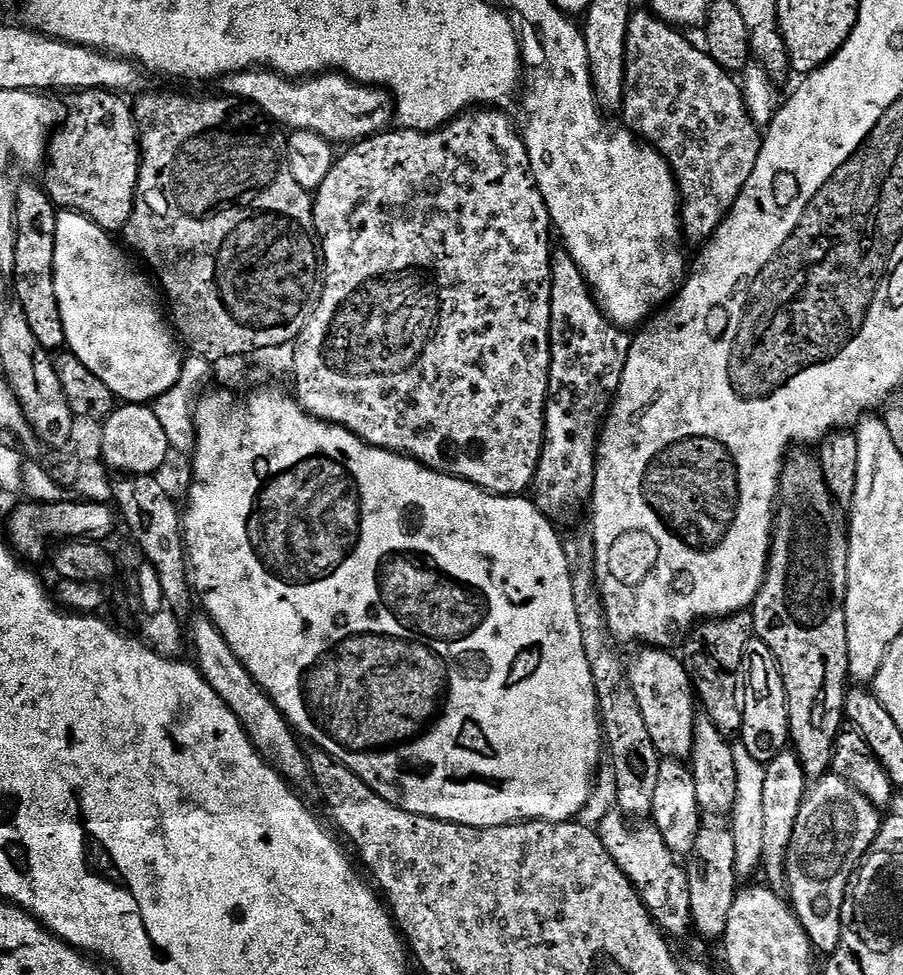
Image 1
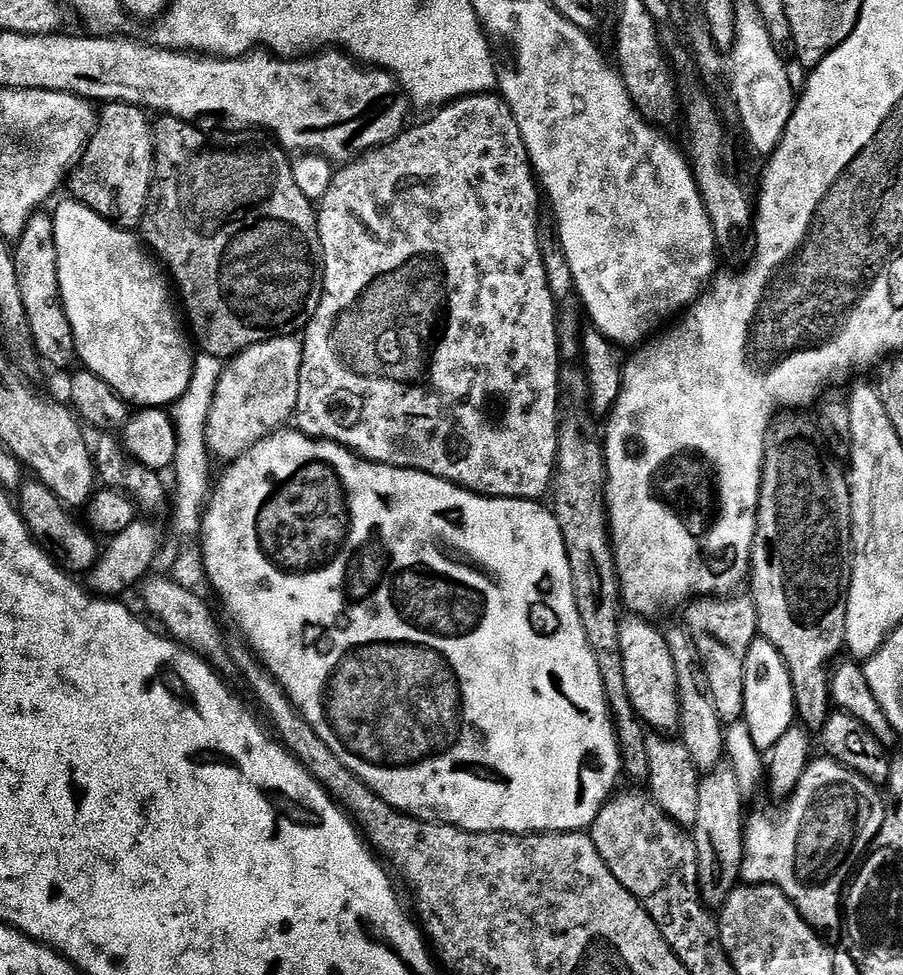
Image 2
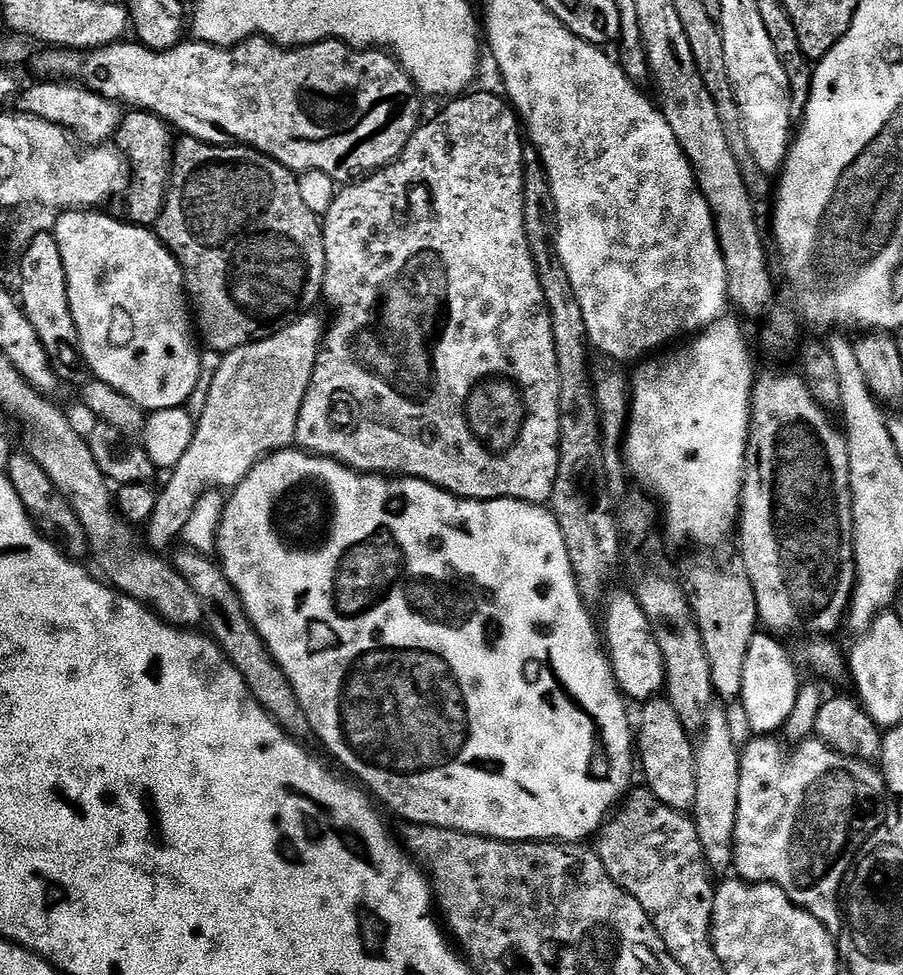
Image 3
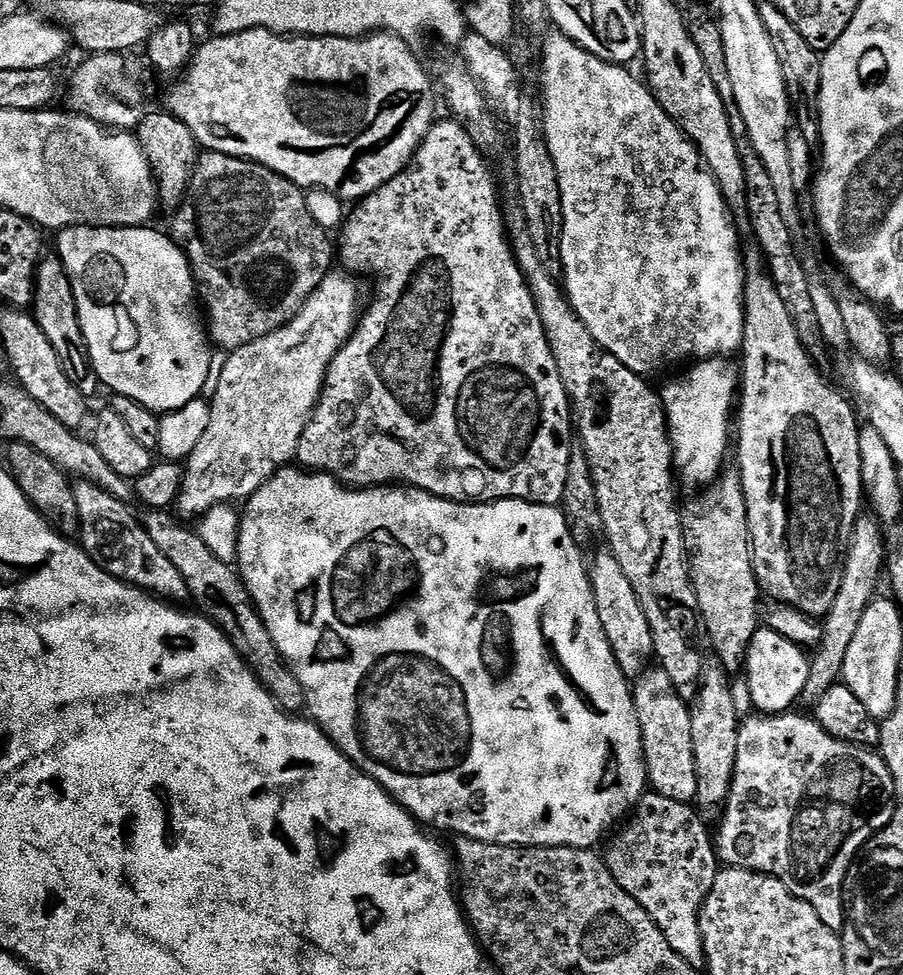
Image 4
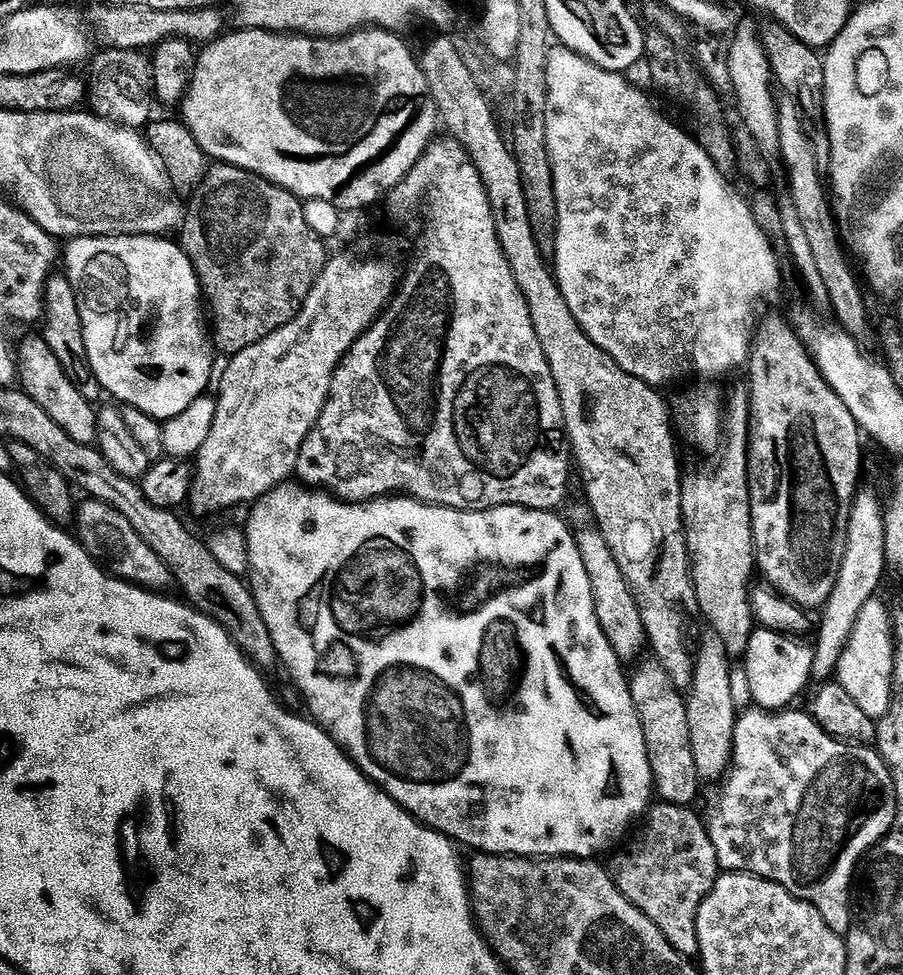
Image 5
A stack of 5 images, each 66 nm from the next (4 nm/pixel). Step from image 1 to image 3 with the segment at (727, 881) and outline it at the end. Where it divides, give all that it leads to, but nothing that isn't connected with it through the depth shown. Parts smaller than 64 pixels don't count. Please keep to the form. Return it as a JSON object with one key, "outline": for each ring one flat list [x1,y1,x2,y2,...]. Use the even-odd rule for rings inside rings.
{"outline":[[713,706,706,714,706,722,695,745,697,768,697,797,690,815,696,821,705,862,713,873,733,871,732,843,738,816,738,782,740,781,741,749,730,734,728,713,723,707]]}

